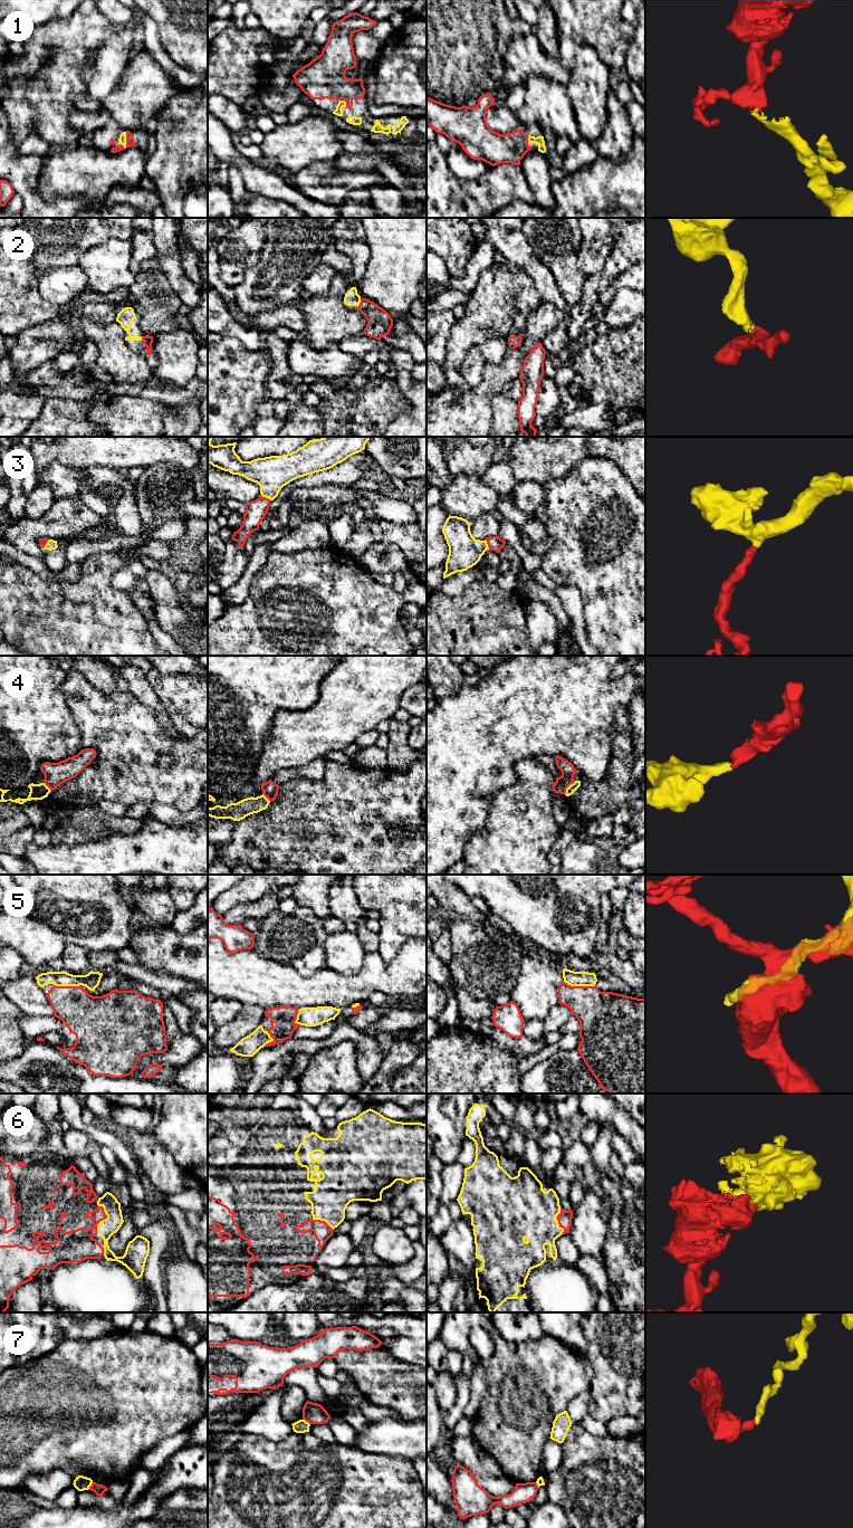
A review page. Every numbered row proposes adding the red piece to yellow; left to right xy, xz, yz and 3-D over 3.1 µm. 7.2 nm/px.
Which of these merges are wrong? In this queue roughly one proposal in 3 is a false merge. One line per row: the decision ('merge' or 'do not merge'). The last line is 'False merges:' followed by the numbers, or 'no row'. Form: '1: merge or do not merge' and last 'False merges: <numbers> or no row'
1: merge
2: merge
3: merge
4: merge
5: do not merge
6: merge
7: do not merge
False merges: 5, 7

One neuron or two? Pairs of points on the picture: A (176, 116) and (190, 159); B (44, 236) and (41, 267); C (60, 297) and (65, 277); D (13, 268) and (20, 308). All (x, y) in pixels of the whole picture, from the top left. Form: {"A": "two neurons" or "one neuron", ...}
{"A": "one neuron", "B": "one neuron", "C": "one neuron", "D": "one neuron"}

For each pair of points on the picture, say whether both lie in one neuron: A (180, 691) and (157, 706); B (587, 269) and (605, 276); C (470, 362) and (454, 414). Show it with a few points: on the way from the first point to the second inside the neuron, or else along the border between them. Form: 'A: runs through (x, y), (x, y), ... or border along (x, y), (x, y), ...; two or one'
A: border along (147, 681), (161, 700), (174, 727); two
B: border along (611, 251), (604, 266), (586, 278); two
C: border along (485, 363), (481, 370), (481, 380), (471, 387); two

